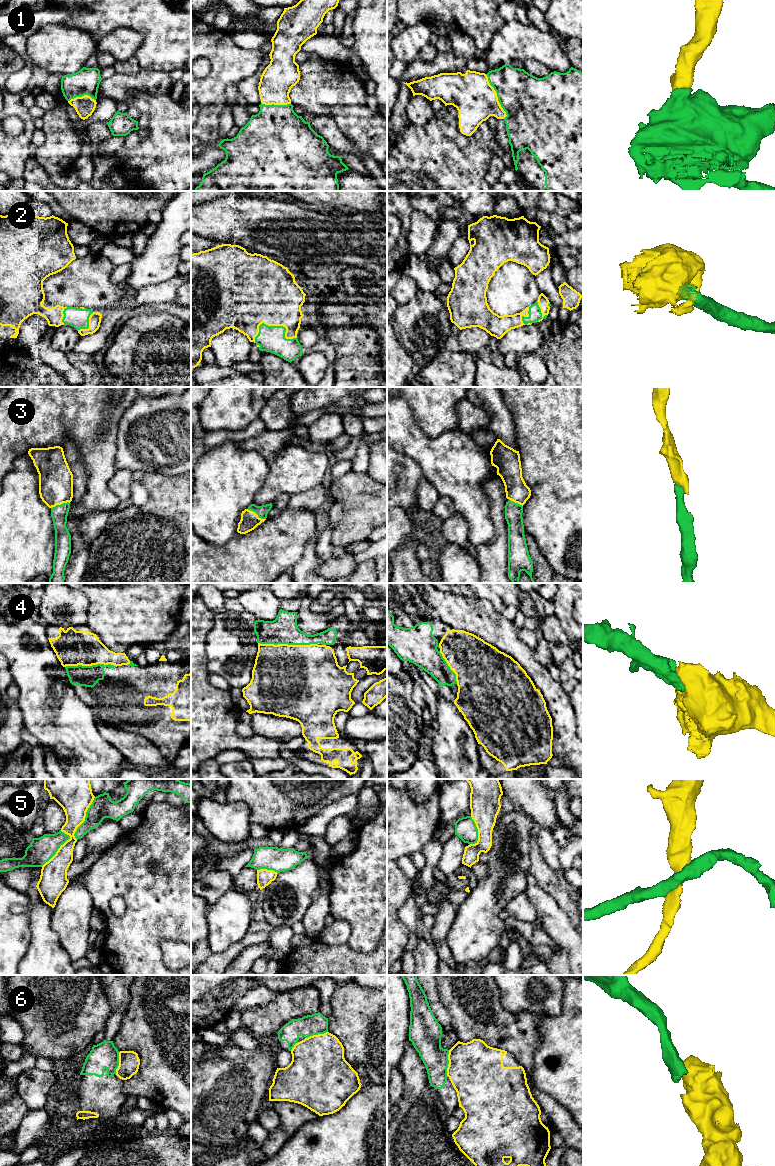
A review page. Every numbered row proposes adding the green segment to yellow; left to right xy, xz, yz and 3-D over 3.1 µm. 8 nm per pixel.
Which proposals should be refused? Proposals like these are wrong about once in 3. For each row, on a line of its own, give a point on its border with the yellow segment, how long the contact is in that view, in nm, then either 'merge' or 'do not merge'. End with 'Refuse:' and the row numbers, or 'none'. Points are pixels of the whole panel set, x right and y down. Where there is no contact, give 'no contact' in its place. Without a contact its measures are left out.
1: yz (496, 96) | 400 nm | merge
2: xz (274, 325) | 340 nm | merge
3: xz (256, 514) | 170 nm | merge
4: xz (287, 644) | 480 nm | merge
5: xy (84, 818) | 380 nm | do not merge
6: xy (119, 1065) | 220 nm | merge
Refuse: 5

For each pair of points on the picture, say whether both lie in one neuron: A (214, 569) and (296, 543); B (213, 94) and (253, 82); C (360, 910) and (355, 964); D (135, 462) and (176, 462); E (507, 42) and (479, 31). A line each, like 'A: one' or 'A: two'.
A: one
B: two
C: two
D: one
E: two

